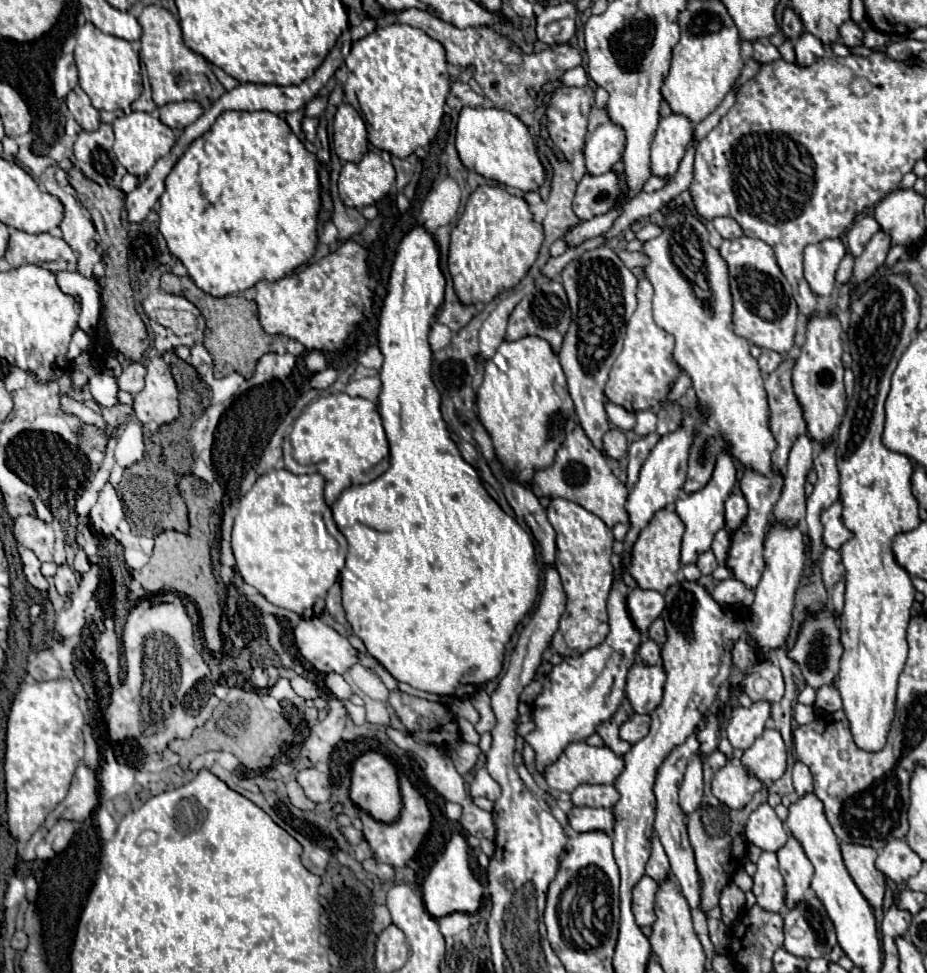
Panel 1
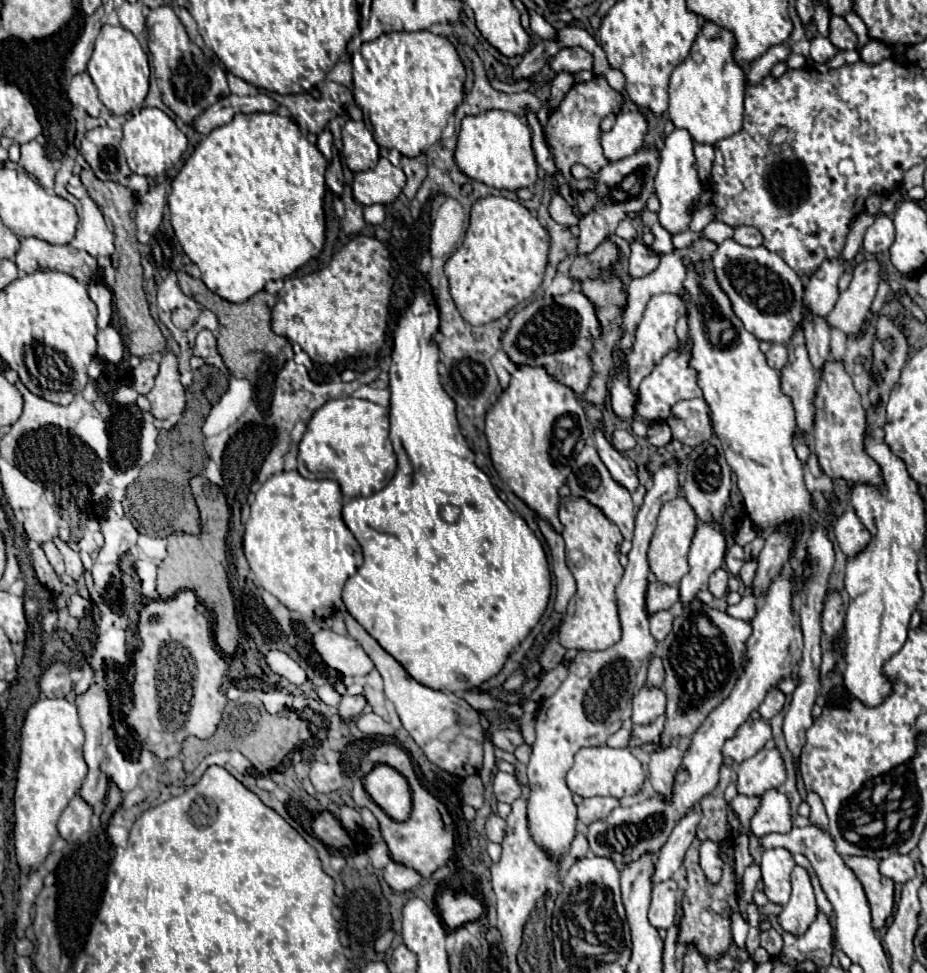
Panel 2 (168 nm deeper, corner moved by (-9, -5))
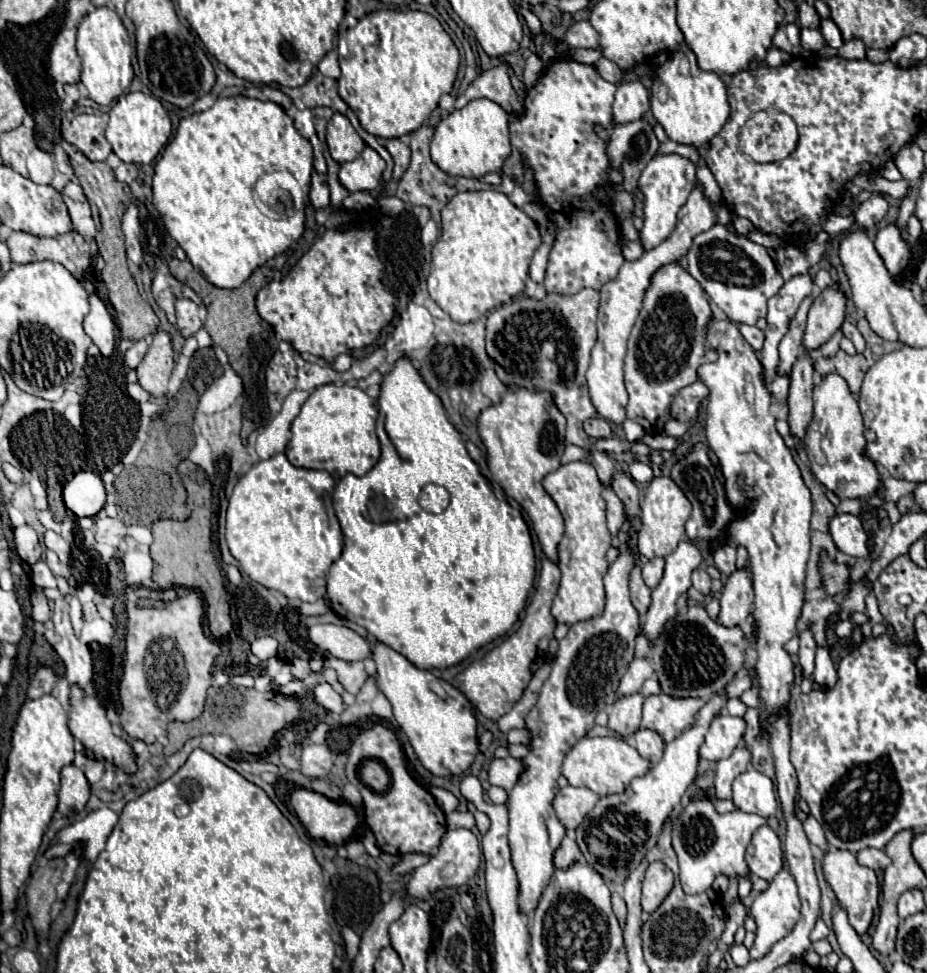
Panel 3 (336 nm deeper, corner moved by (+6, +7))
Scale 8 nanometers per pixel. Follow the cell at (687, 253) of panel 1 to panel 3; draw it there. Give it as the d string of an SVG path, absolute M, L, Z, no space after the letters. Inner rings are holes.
M714 320L708 328L708 346L718 350L718 360L714 364L706 364L698 368L700 380L710 388L708 396L708 420L706 420L706 436L710 450L718 456L720 468L724 474L726 498L734 508L746 508L748 500L754 500L754 506L738 516L728 526L728 544L732 548L744 546L750 560L750 574L754 586L754 628L756 628L756 654L758 662L754 666L754 680L758 688L760 702L764 710L760 712L760 736L768 736L772 722L784 714L788 714L788 706L792 702L792 682L794 682L794 662L792 656L784 650L784 644L796 634L796 622L800 618L800 610L804 604L804 580L806 580L806 564L810 558L810 490L802 482L800 470L792 458L790 448L784 444L778 434L774 422L776 418L770 414L770 392L762 380L762 364L748 348L744 336L740 336L738 328L732 322Z

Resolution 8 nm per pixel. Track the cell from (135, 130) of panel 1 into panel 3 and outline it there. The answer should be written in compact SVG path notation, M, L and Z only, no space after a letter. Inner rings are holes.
M142 92L122 94L112 104L112 110L108 112L108 116L110 118L106 126L106 138L112 144L114 154L124 162L152 164L173 133L170 116L166 108L160 104L160 100L156 100L154 96L142 94Z

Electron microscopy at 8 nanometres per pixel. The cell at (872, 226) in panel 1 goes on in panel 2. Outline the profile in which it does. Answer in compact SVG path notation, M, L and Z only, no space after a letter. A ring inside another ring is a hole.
M879 214L865 232L863 250L869 254L881 254L881 252L889 250L893 238L895 238L895 228L893 228L891 218L885 214Z

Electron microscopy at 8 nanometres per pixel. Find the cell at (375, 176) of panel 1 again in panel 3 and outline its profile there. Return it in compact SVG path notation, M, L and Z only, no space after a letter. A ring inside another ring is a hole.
M366 146L356 160L340 166L340 182L350 192L374 190L382 182L384 168L386 162L382 160L382 156L370 146Z

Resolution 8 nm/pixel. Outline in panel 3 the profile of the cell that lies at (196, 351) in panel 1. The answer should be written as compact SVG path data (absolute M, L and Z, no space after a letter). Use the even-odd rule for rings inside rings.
M188 298L176 300L176 324L184 338L190 338L200 330L202 322L198 316L198 306L192 300L188 300Z

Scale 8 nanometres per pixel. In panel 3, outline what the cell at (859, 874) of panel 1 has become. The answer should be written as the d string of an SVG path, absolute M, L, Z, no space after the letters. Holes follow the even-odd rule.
M830 850L830 852L826 852L826 856L822 860L822 870L824 870L824 878L830 884L830 888L834 890L840 906L846 910L848 922L852 924L852 928L858 934L866 934L870 924L872 924L874 908L878 906L878 894L880 894L878 878L876 878L874 870L870 870L866 866L860 866L856 856L848 850Z

